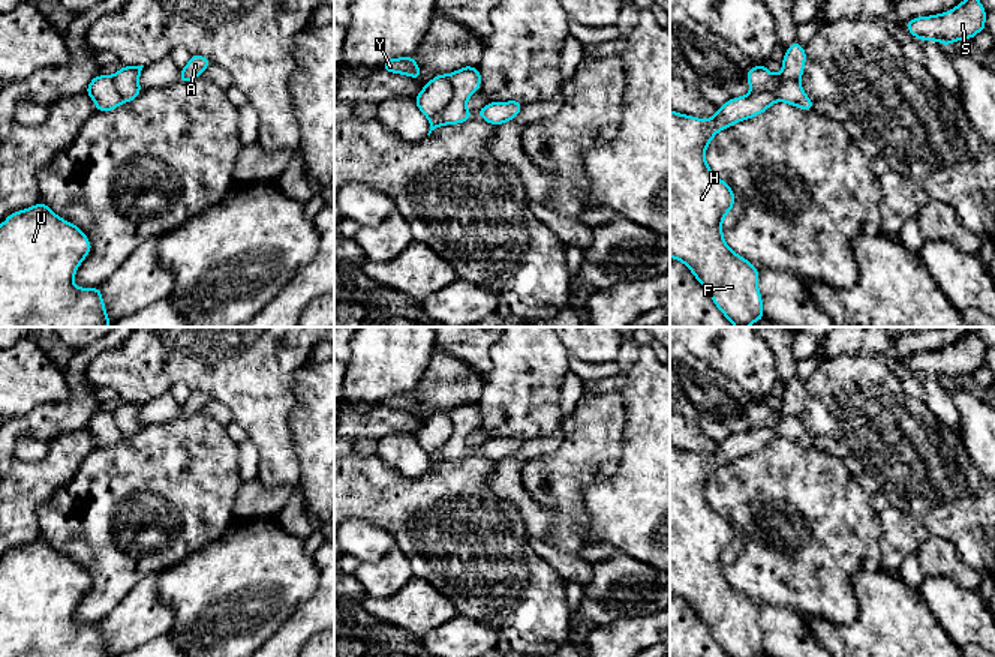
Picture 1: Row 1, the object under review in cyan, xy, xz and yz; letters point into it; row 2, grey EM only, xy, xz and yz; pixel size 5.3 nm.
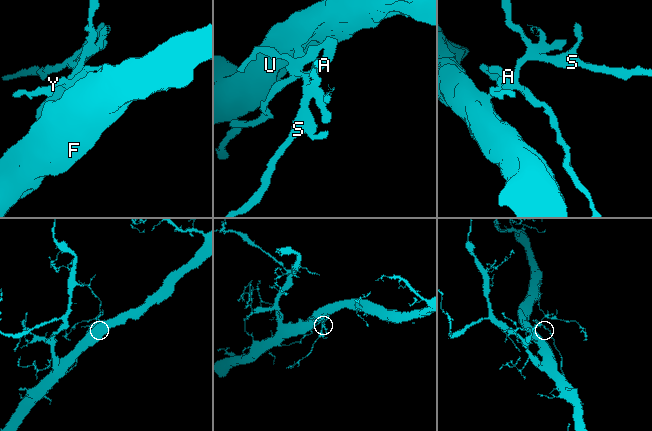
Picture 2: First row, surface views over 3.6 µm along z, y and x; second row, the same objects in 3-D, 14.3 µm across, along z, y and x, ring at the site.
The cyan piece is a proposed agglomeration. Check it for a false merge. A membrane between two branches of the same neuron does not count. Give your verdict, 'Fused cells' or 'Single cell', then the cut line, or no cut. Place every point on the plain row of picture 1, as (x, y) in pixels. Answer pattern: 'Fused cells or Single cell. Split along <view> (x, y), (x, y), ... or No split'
Fused cells. Split along xz (447, 410), (453, 425), (453, 435), (438, 452), (429, 456)

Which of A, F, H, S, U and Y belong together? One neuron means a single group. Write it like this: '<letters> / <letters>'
A Y / F H S U

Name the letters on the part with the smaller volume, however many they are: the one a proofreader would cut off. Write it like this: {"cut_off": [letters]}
{"cut_off": ["A", "Y"]}

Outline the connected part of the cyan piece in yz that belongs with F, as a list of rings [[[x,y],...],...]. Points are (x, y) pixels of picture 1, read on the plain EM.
[[[776,426],[751,428],[730,435],[709,456],[670,446],[670,592],[692,608],[728,657],[760,657],[764,646],[758,604],[734,590],[722,573],[722,555],[734,543],[734,528],[710,507],[704,489],[719,466],[764,448],[776,436]]]

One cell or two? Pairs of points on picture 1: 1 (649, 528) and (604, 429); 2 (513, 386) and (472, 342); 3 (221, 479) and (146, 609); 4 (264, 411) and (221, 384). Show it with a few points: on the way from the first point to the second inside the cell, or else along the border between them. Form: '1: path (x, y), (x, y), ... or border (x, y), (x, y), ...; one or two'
1: border (625, 428), (618, 468), (592, 485); two
2: border (496, 342), (490, 348), (492, 368), (484, 375); two
3: border (158, 572), (147, 573), (123, 597); two
4: path (253, 401), (237, 384), (231, 384); one

